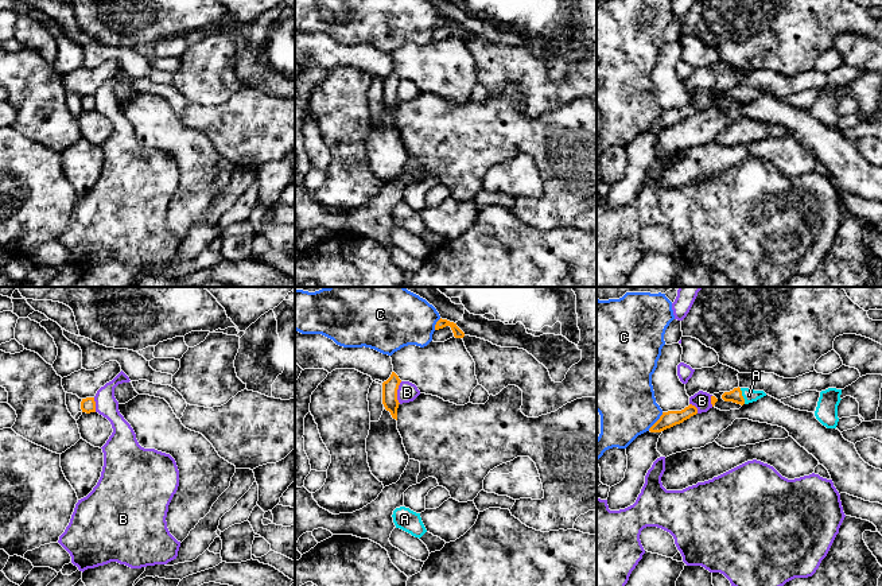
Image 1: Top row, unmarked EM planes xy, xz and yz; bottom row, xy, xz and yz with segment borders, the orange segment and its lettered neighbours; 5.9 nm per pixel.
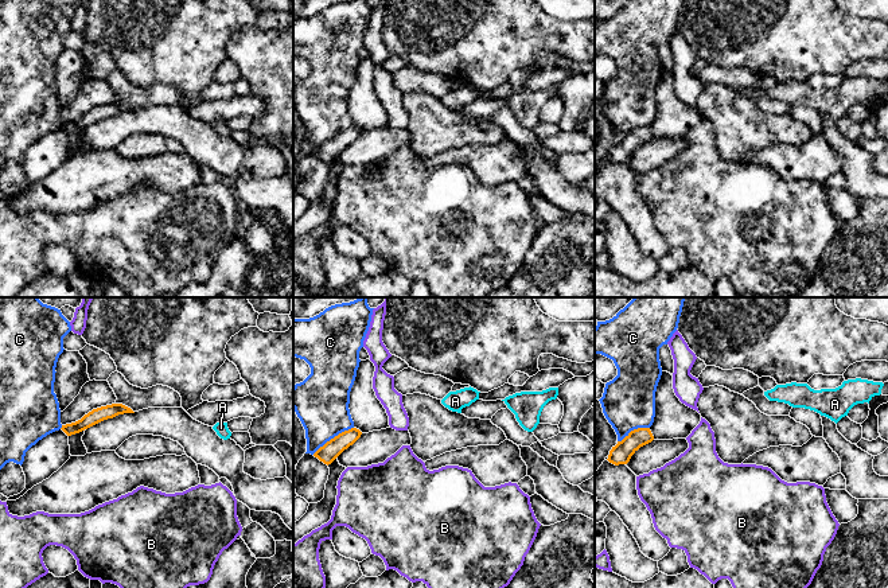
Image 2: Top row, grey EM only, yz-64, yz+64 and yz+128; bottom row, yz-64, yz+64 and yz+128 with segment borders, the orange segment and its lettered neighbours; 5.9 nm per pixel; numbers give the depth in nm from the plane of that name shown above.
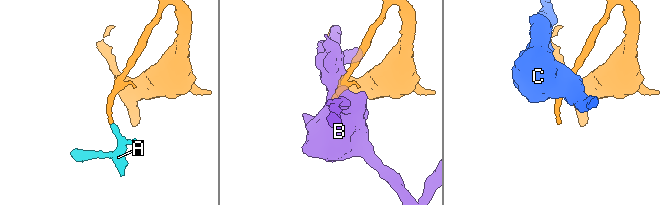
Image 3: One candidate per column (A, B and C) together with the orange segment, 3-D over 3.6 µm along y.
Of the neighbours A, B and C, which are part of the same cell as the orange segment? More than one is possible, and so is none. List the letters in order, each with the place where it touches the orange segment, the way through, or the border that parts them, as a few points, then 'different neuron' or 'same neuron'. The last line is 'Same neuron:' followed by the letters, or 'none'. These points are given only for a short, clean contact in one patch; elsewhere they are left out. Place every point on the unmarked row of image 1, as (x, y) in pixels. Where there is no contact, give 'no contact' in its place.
A: meets orange in yz at (742, 94); runs through yz (735, 93), (742, 94), (749, 93); same neuron
B: meets orange in xz at (396, 90); border along xz (401, 80), (397, 88), (399, 101); different neuron
C: meets orange in yz at (656, 120); different neuron
Same neuron: A

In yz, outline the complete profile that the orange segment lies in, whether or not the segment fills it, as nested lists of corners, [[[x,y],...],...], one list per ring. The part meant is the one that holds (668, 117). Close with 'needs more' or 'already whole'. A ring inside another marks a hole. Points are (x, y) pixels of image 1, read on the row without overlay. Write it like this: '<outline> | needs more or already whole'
[[[692,102],[685,105],[681,109],[668,109],[663,110],[660,117],[649,127],[650,131],[661,131],[667,127],[671,127],[676,123],[683,121],[684,119],[689,117],[691,115],[698,112],[698,106]]] | already whole

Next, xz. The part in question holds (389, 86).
[[[392,70],[391,75],[382,81],[382,102],[386,109],[391,110],[392,116],[397,119],[397,106],[399,106],[399,98],[397,98],[397,88],[401,78],[399,74]]] | already whole

